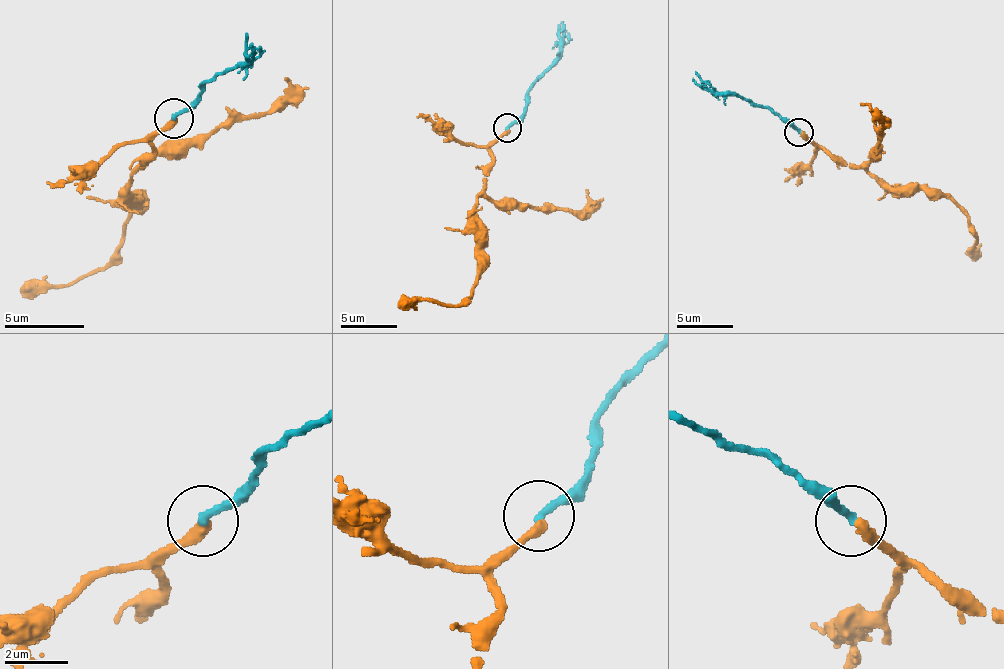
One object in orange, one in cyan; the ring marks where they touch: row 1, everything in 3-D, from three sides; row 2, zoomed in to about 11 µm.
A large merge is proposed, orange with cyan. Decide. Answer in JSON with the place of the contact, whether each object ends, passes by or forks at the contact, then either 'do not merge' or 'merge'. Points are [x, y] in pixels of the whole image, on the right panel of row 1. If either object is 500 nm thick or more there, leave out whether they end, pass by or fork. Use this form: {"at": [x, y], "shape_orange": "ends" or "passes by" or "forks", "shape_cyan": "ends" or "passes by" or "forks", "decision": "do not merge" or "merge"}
{"at": [798, 132], "shape_orange": "ends", "shape_cyan": "ends", "decision": "do not merge"}

